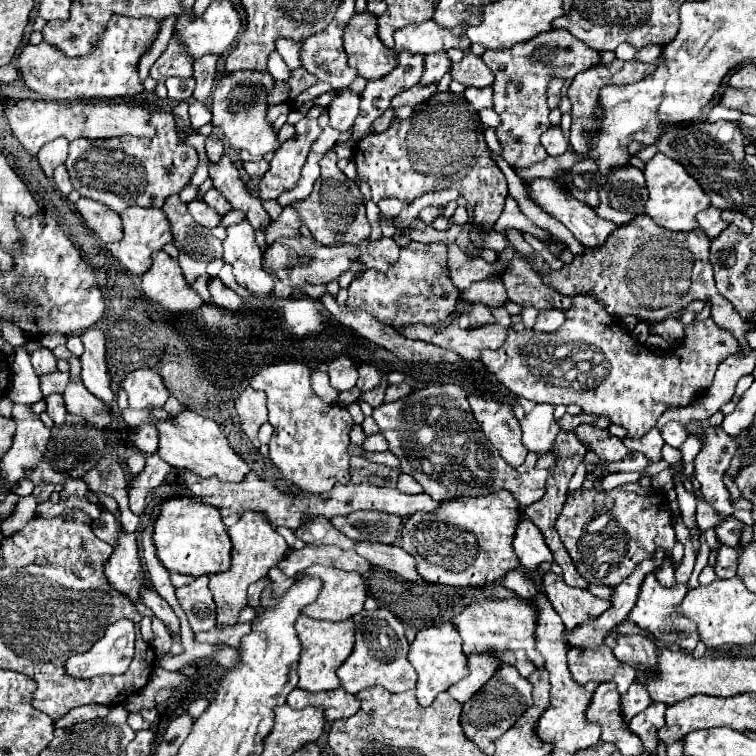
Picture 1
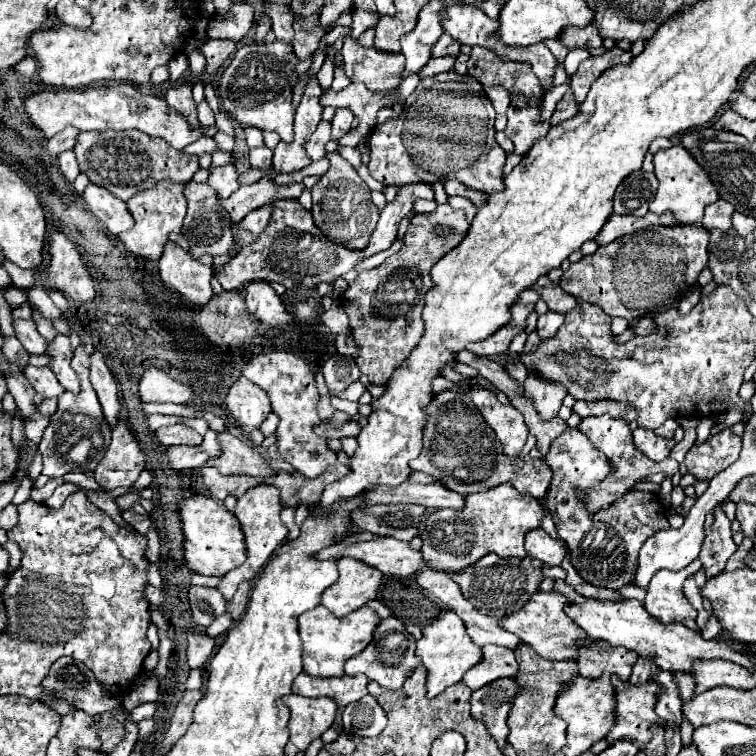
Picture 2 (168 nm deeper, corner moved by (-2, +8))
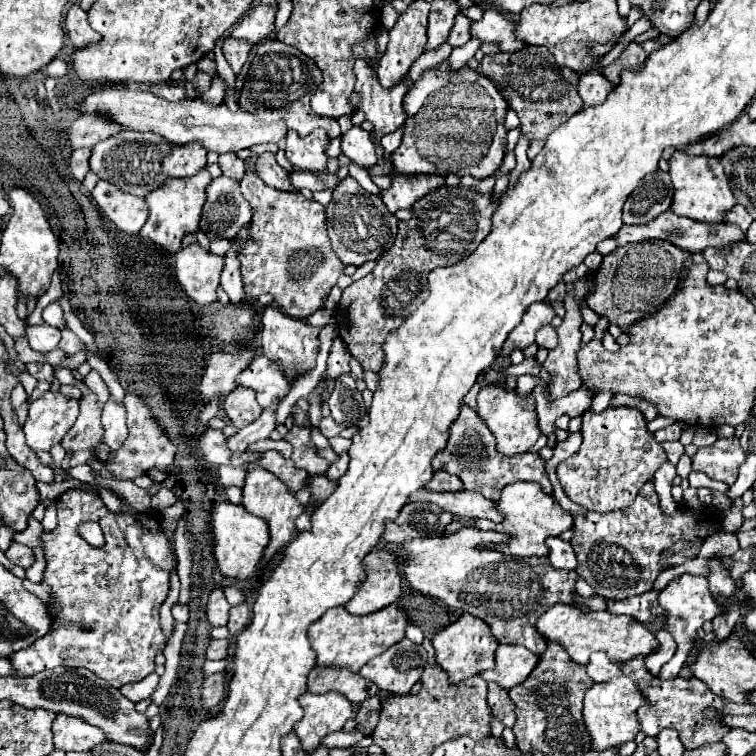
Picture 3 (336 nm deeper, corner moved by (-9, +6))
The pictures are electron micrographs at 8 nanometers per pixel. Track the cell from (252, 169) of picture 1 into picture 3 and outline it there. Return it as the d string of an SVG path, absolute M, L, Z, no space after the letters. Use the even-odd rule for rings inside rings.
M264 152L258 156L256 172L268 186L278 188L278 190L292 190L288 182L288 172L276 162L272 152Z

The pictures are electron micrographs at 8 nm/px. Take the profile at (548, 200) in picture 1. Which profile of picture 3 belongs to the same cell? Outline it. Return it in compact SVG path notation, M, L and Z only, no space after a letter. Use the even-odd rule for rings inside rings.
M664 212L660 216L656 216L652 222L644 224L644 226L628 226L624 224L618 234L614 236L618 246L624 246L626 242L640 242L640 240L652 240L652 238L660 238L660 240L668 240L676 246L680 246L682 250L690 250L690 252L702 252L708 246L726 246L730 242L740 242L746 236L742 234L742 230L738 230L738 226L730 226L730 224L702 224L696 220L690 220L686 216L678 216L674 212Z

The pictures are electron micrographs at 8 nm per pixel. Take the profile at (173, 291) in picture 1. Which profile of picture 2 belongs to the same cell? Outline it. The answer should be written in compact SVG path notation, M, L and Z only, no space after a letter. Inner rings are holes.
M169 242L163 250L163 256L159 260L159 274L163 282L171 284L183 298L195 304L205 304L213 296L209 282L213 268L195 260L175 242Z

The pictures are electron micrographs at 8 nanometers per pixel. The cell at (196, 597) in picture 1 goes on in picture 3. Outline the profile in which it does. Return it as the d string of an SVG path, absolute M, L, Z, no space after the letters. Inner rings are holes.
M214 588L210 592L208 606L206 606L206 618L208 618L210 626L226 626L228 610L230 610L230 604L228 604L224 592L220 588Z

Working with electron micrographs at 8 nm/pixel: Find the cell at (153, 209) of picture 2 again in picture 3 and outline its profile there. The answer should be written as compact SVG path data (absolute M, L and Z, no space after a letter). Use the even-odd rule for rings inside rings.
M200 170L196 176L190 178L170 178L166 180L158 190L150 192L146 196L148 202L148 222L140 230L142 238L152 240L154 244L162 246L170 254L178 252L182 246L182 238L188 232L198 230L198 220L200 220L200 210L204 204L204 188L210 184L210 174L208 170Z

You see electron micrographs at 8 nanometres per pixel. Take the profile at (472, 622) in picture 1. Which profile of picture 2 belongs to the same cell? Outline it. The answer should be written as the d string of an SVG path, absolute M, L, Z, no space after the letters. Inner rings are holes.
M537 592L531 596L531 600L525 604L523 610L509 614L501 620L501 626L513 634L517 634L525 644L535 648L535 652L547 660L577 660L577 650L583 644L589 644L587 632L583 632L567 614L565 606L571 604L565 596L553 592Z

